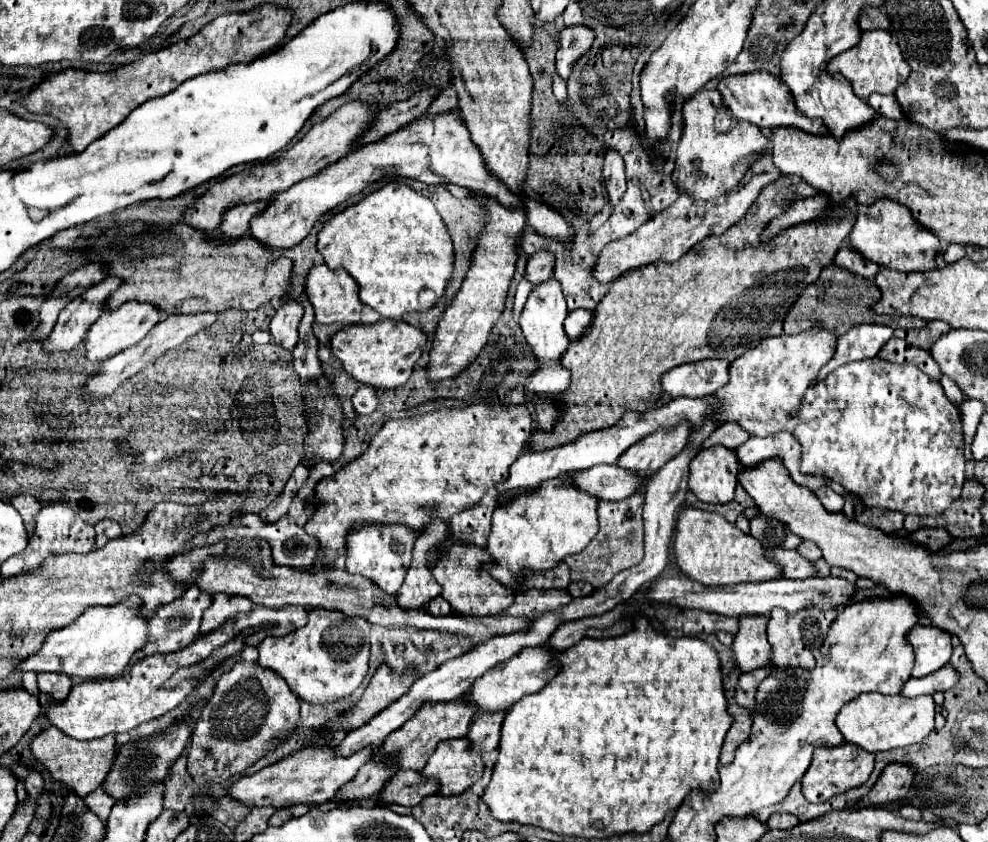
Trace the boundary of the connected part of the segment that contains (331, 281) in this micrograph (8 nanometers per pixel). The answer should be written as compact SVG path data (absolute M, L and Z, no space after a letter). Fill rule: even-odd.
M325 263L323 265L313 265L305 277L305 293L309 303L313 305L315 311L315 321L317 323L341 323L341 325L357 325L361 323L361 309L363 303L359 301L359 285L347 271L331 271Z

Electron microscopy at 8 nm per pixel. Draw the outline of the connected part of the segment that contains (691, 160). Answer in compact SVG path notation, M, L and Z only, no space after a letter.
M717 89L697 91L683 103L683 137L677 149L673 181L681 191L691 193L693 199L715 199L731 191L755 155L769 151L769 141L759 127L735 119L725 107Z

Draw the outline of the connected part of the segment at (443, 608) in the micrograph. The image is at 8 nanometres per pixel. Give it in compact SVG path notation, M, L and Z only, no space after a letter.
M439 595L439 597L435 597L429 605L427 605L427 609L433 613L433 615L449 615L451 613L451 605Z

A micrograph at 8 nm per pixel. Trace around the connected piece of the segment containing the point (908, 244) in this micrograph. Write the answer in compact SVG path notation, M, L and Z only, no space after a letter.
M877 199L865 207L863 213L855 217L855 225L849 233L849 247L863 255L865 259L877 263L879 267L895 269L895 271L929 271L935 269L935 257L941 251L939 239L931 235L925 227L915 223L911 211L907 207L891 201L891 199Z

